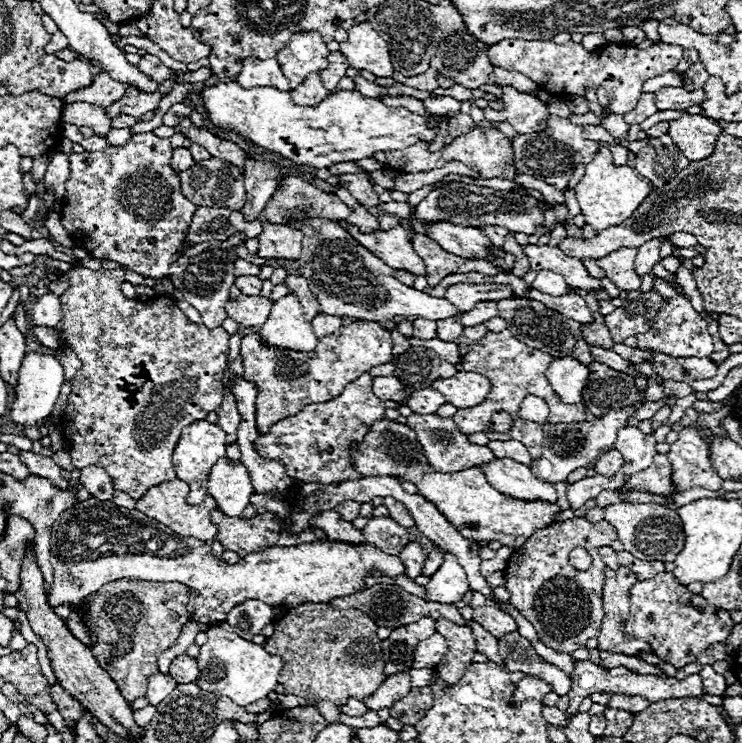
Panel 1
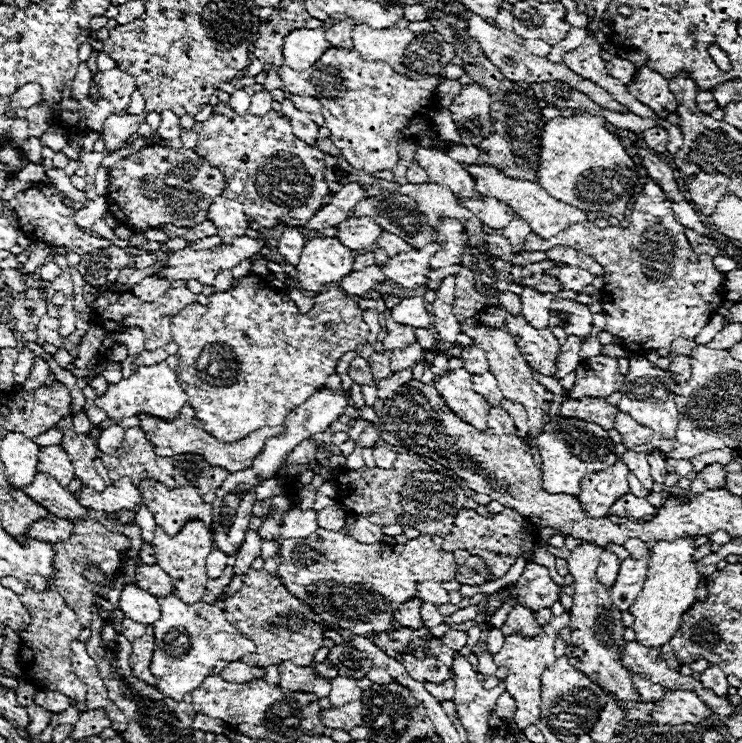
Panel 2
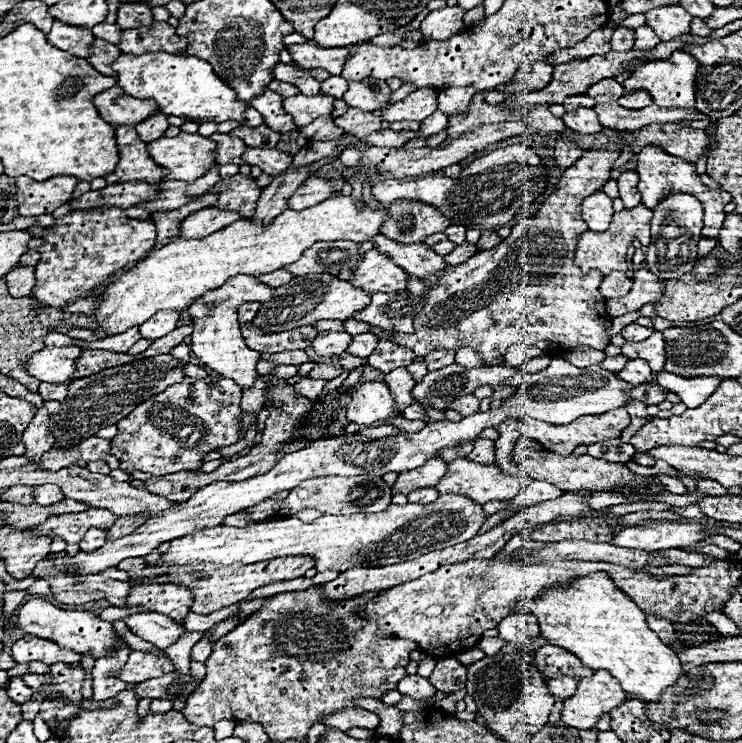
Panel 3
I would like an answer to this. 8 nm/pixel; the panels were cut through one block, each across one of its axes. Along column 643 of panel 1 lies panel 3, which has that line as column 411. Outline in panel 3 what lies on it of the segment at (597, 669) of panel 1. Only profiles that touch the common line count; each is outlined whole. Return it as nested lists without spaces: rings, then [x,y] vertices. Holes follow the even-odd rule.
[[[406,676],[398,682],[398,690],[404,694],[404,696],[412,696],[416,700],[428,700],[430,696],[434,696],[436,688],[430,684],[428,678],[422,678],[422,676]]]

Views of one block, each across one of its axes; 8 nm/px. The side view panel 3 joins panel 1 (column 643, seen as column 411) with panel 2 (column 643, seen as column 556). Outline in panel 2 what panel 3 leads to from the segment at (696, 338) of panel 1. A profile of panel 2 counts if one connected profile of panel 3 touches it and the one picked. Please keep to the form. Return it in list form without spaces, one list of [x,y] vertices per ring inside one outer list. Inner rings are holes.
[[[646,178],[642,192],[636,196],[636,202],[630,214],[630,226],[626,230],[636,236],[638,250],[620,250],[620,228],[616,228],[616,234],[612,234],[612,226],[596,228],[592,222],[578,222],[548,240],[530,232],[522,244],[522,250],[526,252],[544,250],[546,252],[554,246],[570,246],[574,250],[582,250],[584,254],[592,256],[598,264],[602,264],[602,268],[608,274],[606,286],[602,288],[603,312],[607,315],[606,320],[608,320],[604,330],[618,336],[620,344],[630,352],[644,354],[648,350],[656,350],[660,356],[668,356],[672,340],[676,338],[694,340],[698,332],[708,324],[710,316],[716,312],[720,302],[724,302],[724,274],[714,268],[712,256],[696,254],[692,250],[690,242],[684,236],[686,228],[678,224],[674,218],[672,202],[652,178]]]

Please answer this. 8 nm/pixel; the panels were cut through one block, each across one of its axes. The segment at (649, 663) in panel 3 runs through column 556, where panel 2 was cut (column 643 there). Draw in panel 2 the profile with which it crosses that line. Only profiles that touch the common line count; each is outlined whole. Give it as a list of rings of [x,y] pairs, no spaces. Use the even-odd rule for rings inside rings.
[[[678,538],[672,542],[660,540],[650,550],[650,562],[648,562],[648,578],[644,582],[644,588],[636,602],[630,606],[630,614],[634,616],[634,632],[636,642],[650,648],[660,648],[672,640],[672,636],[678,630],[680,616],[692,606],[696,600],[696,586],[700,582],[700,574],[696,570],[696,562],[692,562],[692,552],[696,550],[692,540]]]

